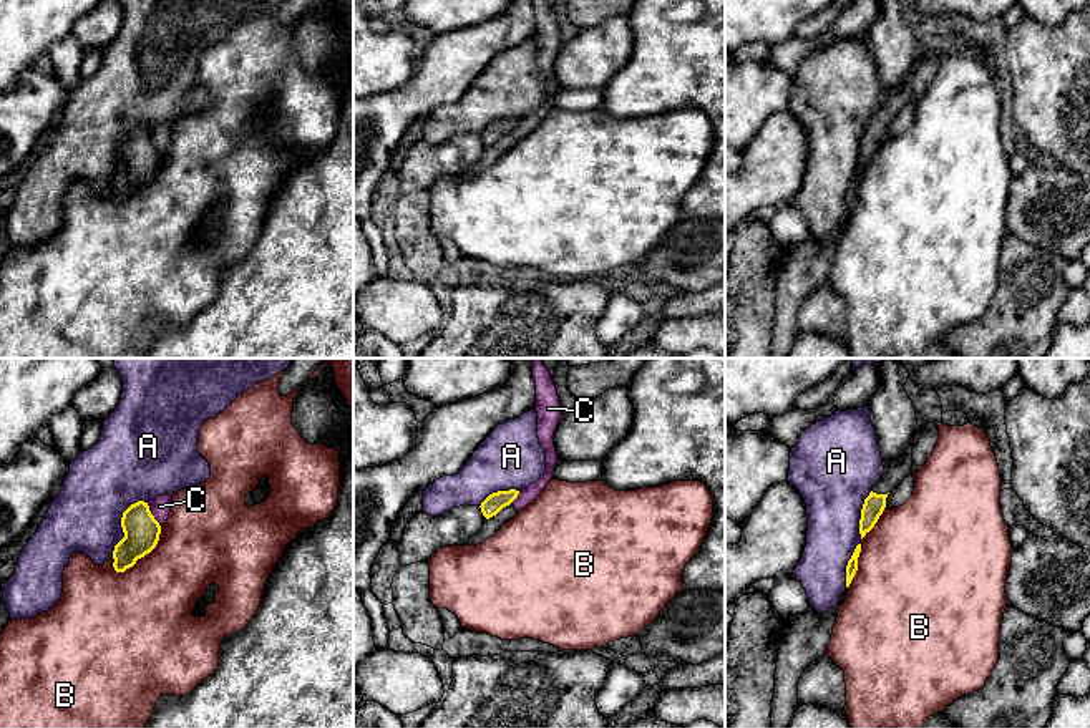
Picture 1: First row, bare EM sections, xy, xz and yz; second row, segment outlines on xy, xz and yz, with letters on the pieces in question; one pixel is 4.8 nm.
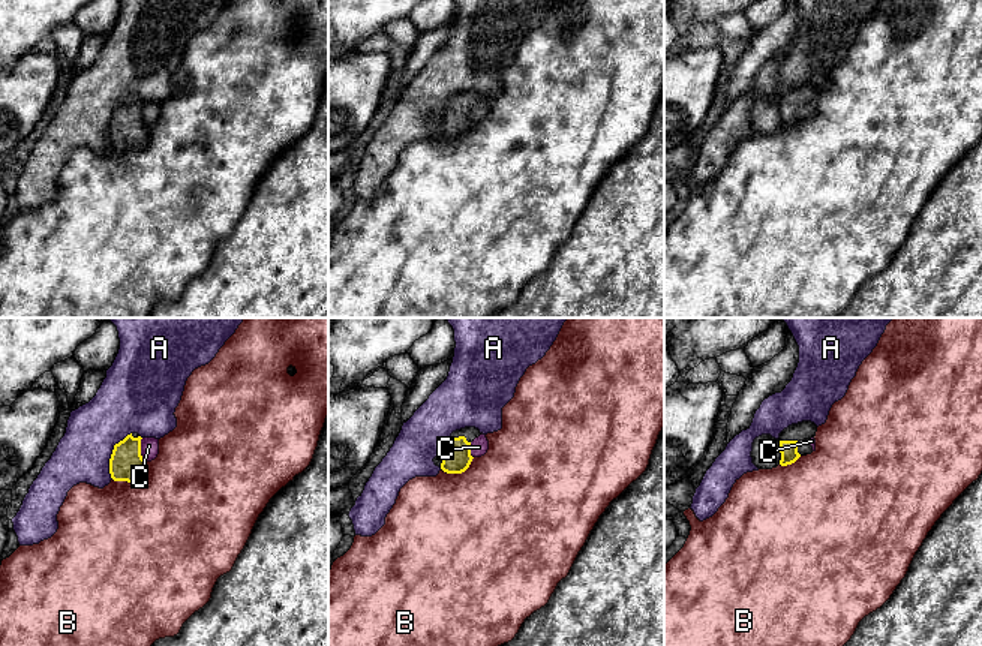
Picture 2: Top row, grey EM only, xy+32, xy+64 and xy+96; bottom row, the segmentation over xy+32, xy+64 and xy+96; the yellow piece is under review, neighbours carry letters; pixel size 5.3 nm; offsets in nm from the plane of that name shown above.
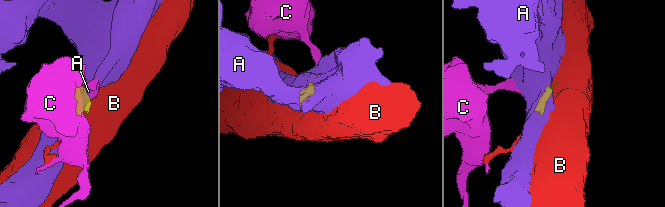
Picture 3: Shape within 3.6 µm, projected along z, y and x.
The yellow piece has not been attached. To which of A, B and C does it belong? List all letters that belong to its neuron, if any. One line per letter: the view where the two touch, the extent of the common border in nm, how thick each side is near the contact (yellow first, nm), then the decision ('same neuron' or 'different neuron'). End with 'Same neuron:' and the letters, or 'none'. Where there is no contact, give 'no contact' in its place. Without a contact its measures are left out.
A: contact in xy; length 320 nm; calibres 180 and 340 nm; different neuron
B: contact in xy; length 320 nm; calibres 180 and 420 nm; different neuron
C: contact in xy; length 140 nm; calibres 180 and 100 nm; different neuron
Same neuron: none

